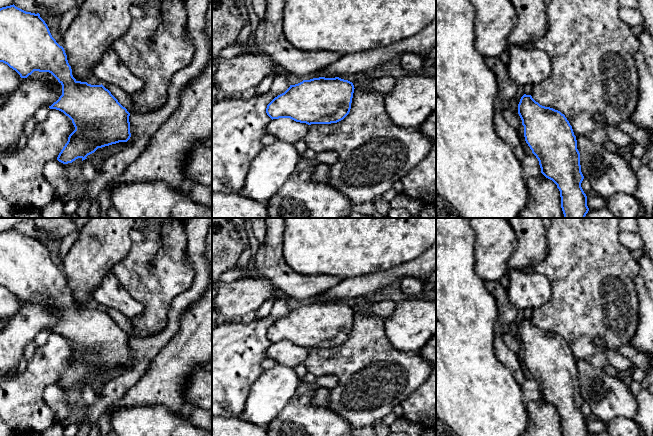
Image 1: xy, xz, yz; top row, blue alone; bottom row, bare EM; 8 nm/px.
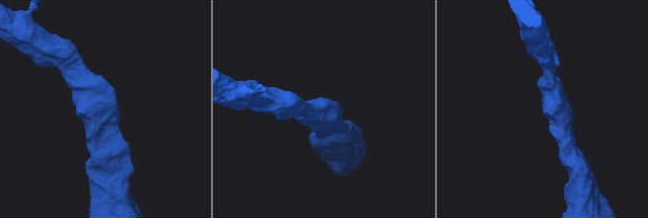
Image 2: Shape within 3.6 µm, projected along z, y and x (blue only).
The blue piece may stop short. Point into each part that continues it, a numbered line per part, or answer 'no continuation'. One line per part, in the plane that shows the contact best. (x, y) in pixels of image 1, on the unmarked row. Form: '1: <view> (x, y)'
no continuation

